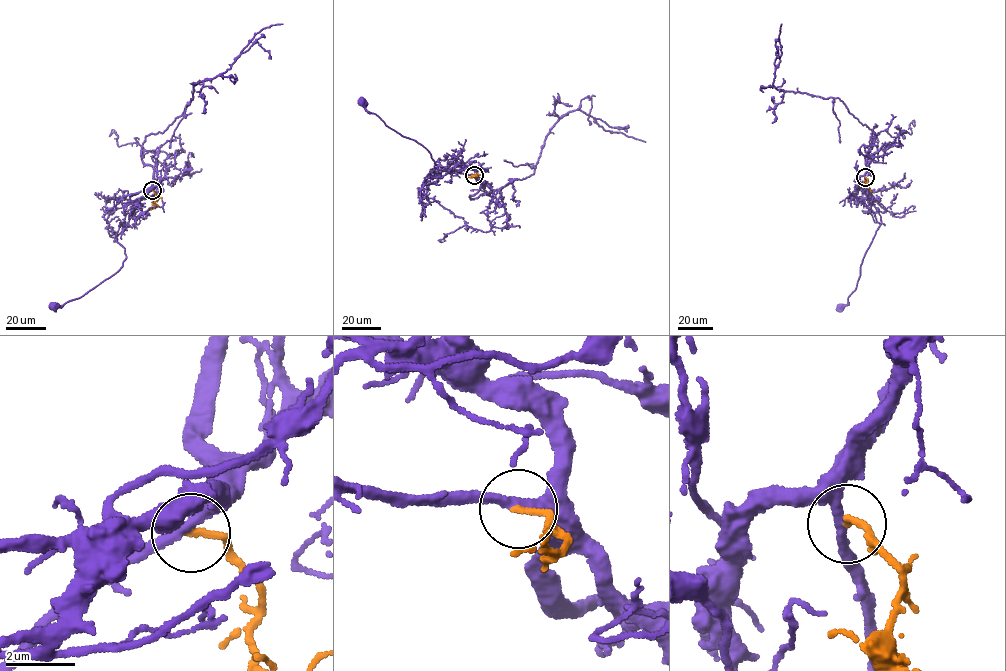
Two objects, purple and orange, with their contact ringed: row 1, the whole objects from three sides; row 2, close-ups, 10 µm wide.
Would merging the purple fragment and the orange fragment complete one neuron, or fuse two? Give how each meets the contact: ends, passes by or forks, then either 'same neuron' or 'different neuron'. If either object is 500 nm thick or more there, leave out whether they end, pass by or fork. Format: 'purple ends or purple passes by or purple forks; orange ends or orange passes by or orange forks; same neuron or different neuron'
purple passes by; orange ends; same neuron

